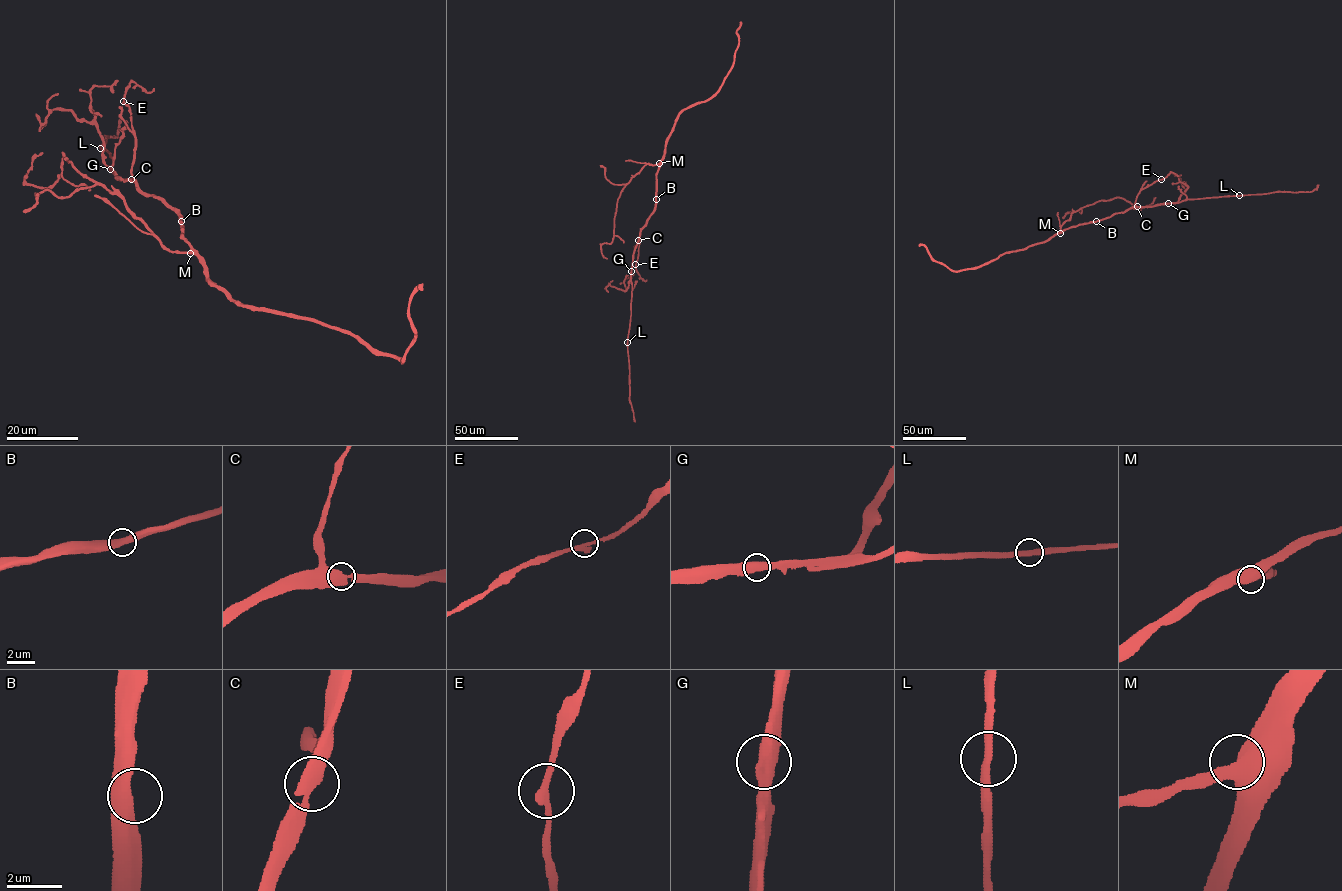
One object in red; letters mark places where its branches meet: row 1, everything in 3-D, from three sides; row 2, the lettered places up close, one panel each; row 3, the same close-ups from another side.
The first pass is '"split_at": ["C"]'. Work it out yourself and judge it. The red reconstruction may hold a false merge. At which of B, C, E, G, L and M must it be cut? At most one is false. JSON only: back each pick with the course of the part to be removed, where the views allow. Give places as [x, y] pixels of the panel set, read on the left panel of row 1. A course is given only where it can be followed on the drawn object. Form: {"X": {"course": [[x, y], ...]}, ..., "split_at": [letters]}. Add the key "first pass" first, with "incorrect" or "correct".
{"first pass": "incorrect", "split_at": []}

